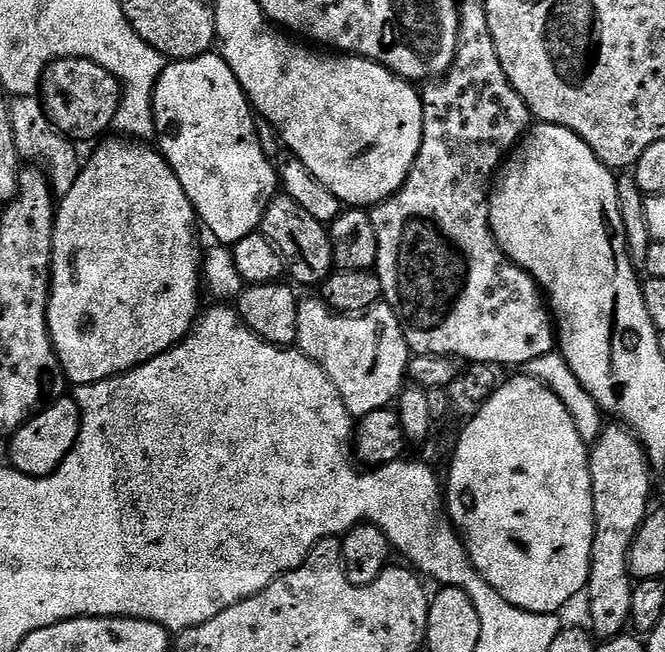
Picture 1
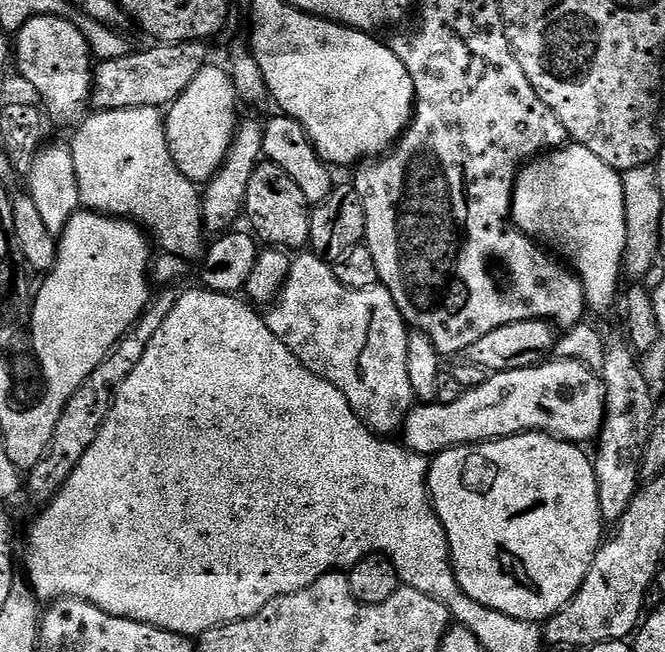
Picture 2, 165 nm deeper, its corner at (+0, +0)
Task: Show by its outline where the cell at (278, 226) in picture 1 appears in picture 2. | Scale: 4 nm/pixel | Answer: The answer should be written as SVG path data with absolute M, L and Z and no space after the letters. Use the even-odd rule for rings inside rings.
M261 162L256 165L254 174L250 174L250 186L246 190L244 212L246 220L248 216L249 222L252 223L251 231L261 245L277 250L293 250L292 248L304 250L309 247L312 238L313 209L306 202L306 194L302 194L302 190L298 190L294 178L290 178L290 174L286 174L286 170L282 170L282 166L271 162Z

